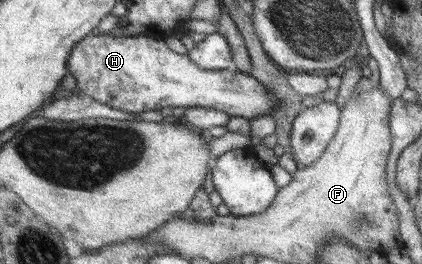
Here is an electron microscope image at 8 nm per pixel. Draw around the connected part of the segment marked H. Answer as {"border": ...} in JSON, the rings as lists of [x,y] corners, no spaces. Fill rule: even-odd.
{"border":[[[96,32],[88,34],[72,47],[67,64],[68,74],[76,80],[78,91],[128,113],[138,114],[150,109],[158,112],[162,107],[207,107],[230,117],[252,119],[262,114],[271,115],[272,108],[277,104],[277,97],[271,90],[252,75],[229,70],[202,70],[186,54],[170,50],[165,39],[152,38],[150,35],[116,37]]]}

